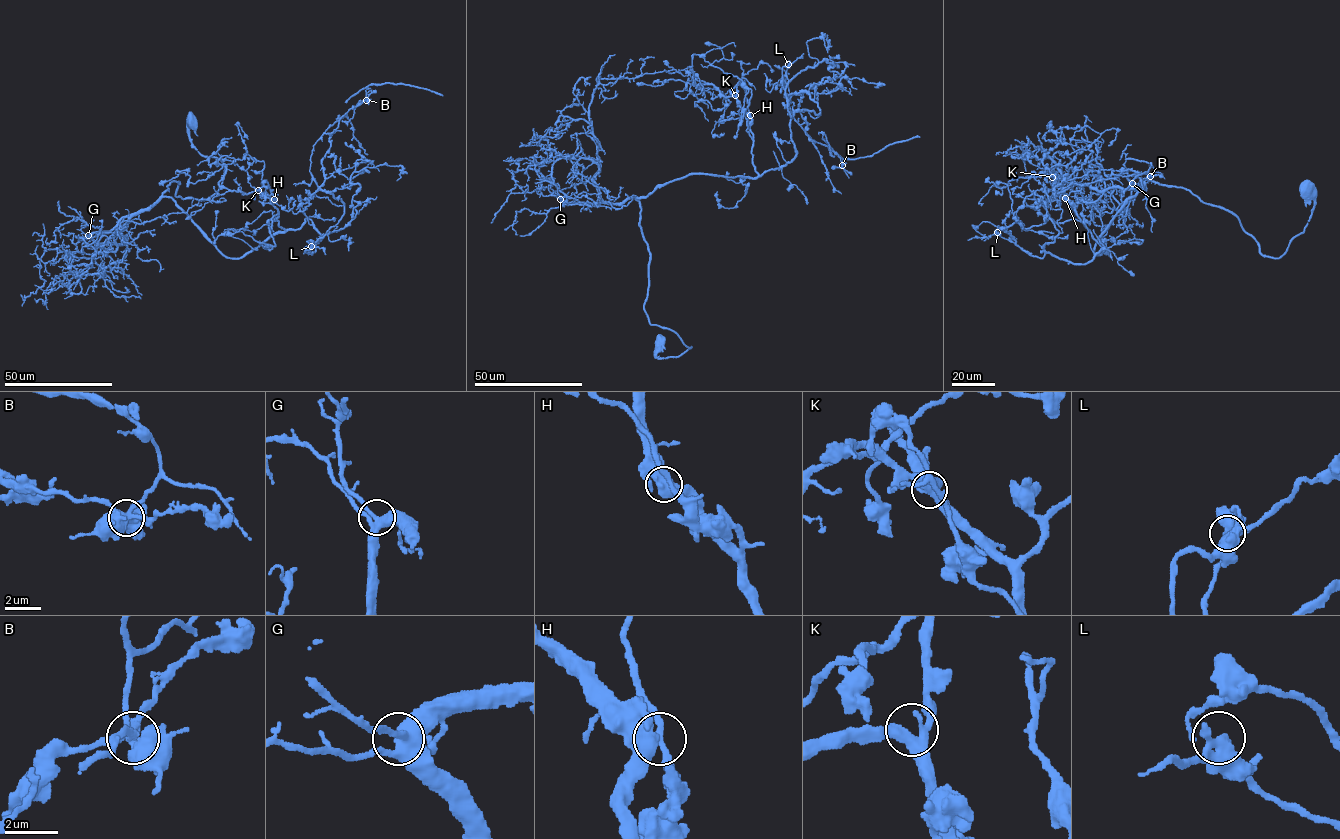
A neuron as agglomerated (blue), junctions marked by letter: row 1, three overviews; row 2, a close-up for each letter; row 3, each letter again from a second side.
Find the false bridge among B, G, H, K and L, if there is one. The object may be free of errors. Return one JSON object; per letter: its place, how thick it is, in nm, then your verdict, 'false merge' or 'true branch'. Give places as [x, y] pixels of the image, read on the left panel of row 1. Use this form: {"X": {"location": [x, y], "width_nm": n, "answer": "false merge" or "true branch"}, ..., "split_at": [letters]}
{"B": {"location": [366, 100], "width_nm": 400, "answer": "false merge"}, "G": {"location": [88, 235], "width_nm": 440, "answer": "true branch"}, "H": {"location": [274, 199], "width_nm": 380, "answer": "true branch"}, "K": {"location": [258, 190], "width_nm": 400, "answer": "true branch"}, "L": {"location": [311, 246], "width_nm": 360, "answer": "true branch"}, "split_at": ["B"]}

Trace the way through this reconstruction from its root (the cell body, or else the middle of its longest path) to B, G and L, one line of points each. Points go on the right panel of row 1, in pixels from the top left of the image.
B: (1306, 189), (1277, 258), (1148, 179), (1107, 254), (1044, 250), (1049, 197), (1149, 176)
G: (1306, 189), (1312, 215), (1275, 258), (1260, 253), (1227, 210), (1181, 187), (1132, 183)
L: (1306, 189), (1312, 215), (1276, 258), (1227, 210), (1148, 179), (1086, 263), (997, 232)

